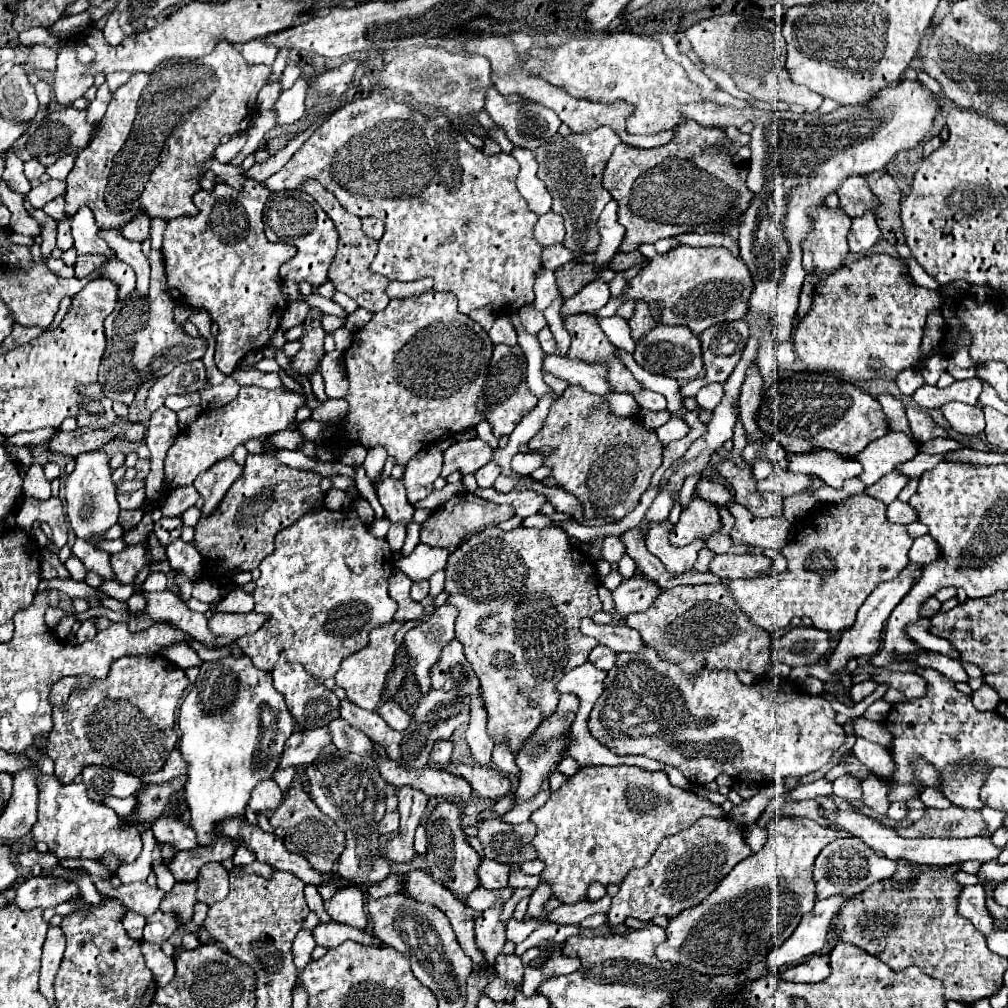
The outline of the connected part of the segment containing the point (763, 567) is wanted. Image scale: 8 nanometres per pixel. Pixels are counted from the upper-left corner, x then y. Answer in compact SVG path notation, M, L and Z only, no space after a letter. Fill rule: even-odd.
M715 555L709 565L711 573L715 573L721 579L753 579L759 575L769 575L771 559L765 555Z

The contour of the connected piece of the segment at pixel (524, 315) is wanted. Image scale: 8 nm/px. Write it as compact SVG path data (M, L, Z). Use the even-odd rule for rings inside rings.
M533 303L521 307L521 309L519 309L517 313L513 313L513 315L517 315L517 317L521 319L523 329L525 329L527 333L531 333L531 335L537 335L537 333L547 325L547 321L545 321L545 317L543 317L543 311L533 309Z

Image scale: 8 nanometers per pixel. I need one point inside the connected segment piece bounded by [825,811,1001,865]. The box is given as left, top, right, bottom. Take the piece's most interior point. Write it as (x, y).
(925, 851)

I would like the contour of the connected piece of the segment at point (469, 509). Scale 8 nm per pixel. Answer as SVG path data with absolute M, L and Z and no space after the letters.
M465 491L465 493L459 493L457 497L449 499L443 507L439 507L431 513L431 517L421 525L421 541L425 545L433 545L433 547L455 549L463 535L477 533L485 525L497 525L497 523L501 523L505 519L511 519L511 517L513 517L513 507L495 505L491 501L485 501L485 499Z

